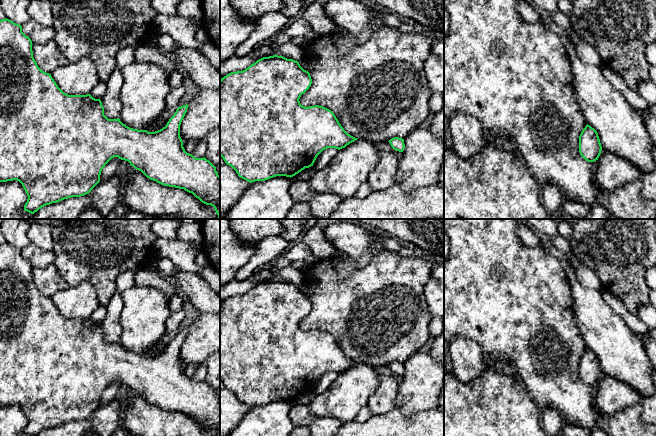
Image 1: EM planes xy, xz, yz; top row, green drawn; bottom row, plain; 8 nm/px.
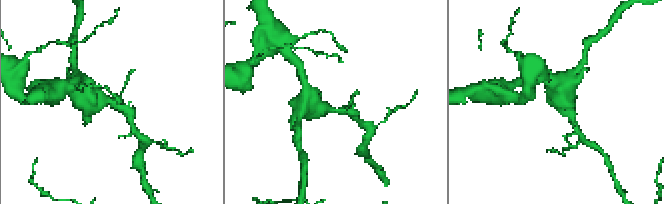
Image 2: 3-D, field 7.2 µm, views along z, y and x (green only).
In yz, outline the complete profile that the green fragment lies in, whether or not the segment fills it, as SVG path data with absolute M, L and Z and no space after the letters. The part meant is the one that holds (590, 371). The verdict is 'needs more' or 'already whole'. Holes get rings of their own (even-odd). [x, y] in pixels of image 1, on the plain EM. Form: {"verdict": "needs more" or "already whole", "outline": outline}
{"verdict": "already whole", "outline": "M586 349L579 360L580 379L588 386L598 384L602 370L597 355Z"}

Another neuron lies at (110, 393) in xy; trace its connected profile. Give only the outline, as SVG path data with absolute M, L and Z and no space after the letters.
M118 381L112 382L102 393L100 399L100 405L105 405L117 398L117 393L121 387L121 383Z

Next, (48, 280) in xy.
M54 263L45 268L33 268L32 275L38 291L46 297L51 298L57 291L69 288Z

